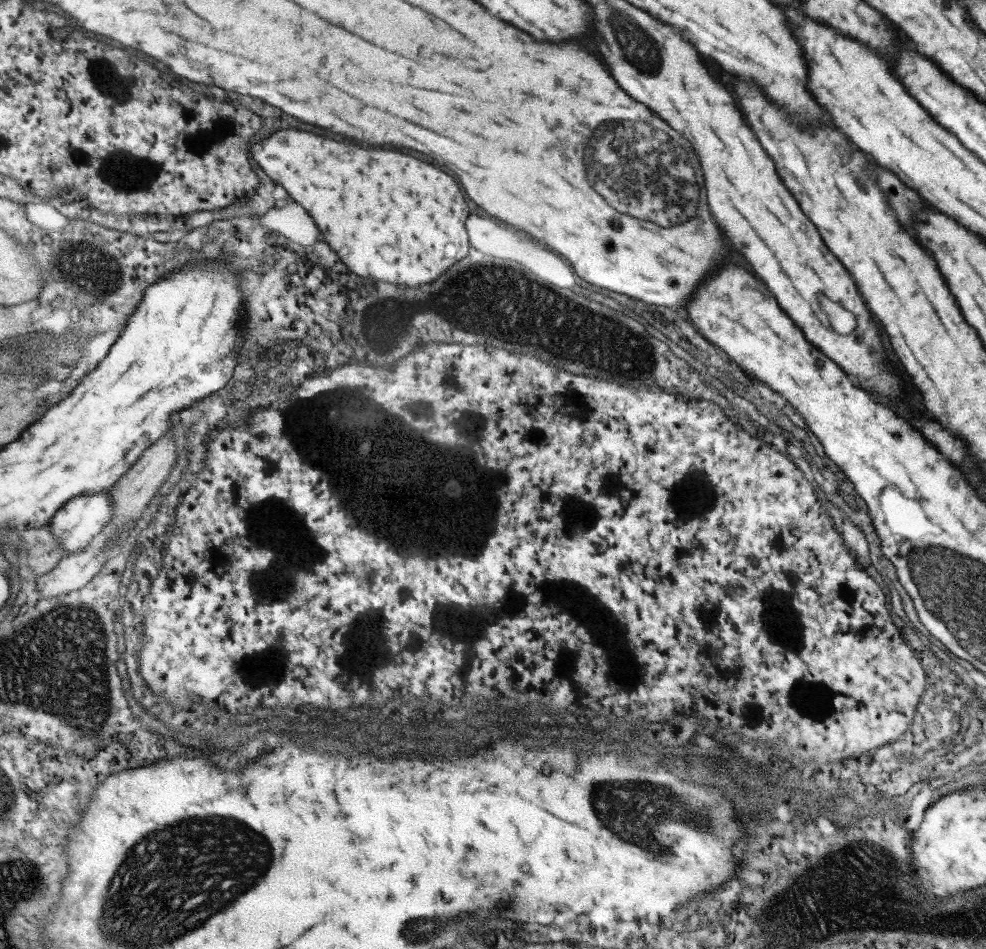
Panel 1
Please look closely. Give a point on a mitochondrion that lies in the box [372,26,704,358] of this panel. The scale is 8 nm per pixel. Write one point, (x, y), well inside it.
(665, 183)

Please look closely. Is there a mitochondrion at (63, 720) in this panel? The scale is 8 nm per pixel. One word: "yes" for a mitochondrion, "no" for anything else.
yes

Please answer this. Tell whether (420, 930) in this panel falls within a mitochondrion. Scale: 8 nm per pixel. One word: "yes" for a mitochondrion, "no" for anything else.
yes

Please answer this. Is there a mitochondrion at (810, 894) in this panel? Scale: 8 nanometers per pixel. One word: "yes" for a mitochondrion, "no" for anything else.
yes

